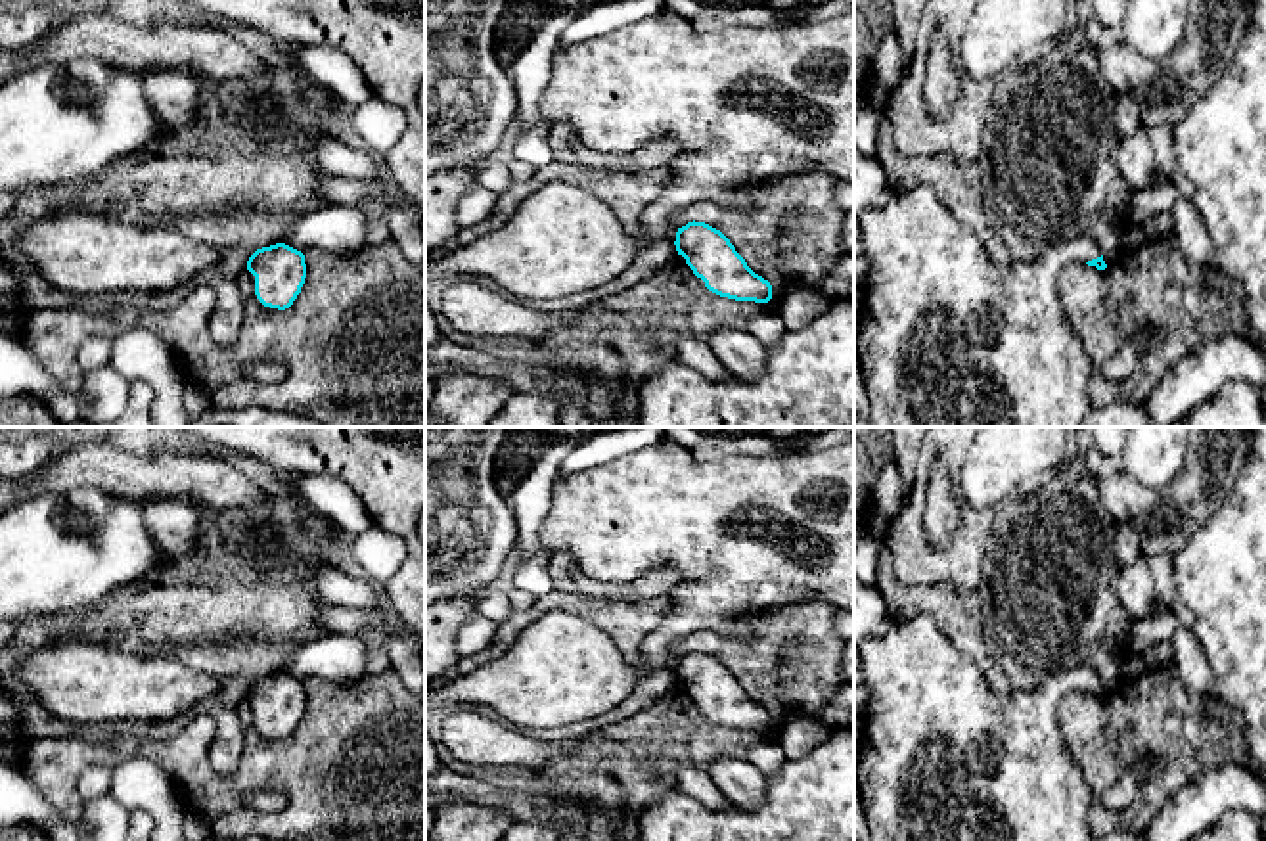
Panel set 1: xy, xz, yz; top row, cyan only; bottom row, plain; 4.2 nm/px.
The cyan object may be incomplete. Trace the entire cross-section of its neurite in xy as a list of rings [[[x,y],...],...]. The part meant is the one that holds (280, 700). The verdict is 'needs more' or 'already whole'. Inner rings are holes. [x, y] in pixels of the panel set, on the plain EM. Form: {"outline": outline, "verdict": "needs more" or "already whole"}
{"outline": [[[285,672],[257,678],[247,699],[255,705],[255,724],[270,738],[293,734],[306,707],[305,684]]], "verdict": "already whole"}

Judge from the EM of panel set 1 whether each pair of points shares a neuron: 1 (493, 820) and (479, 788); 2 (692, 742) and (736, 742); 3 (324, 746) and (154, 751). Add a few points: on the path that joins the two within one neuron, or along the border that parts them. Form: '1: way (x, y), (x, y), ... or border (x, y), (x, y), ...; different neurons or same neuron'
1: border (445, 803), (458, 801), (497, 807), (514, 820); different neurons
2: way (703, 742), (724, 742); same neuron
3: way (282, 763), (263, 763), (240, 782), (196, 776); same neuron

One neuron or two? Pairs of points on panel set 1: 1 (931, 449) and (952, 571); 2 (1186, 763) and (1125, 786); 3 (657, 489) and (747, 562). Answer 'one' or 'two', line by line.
1: one
2: two
3: one

